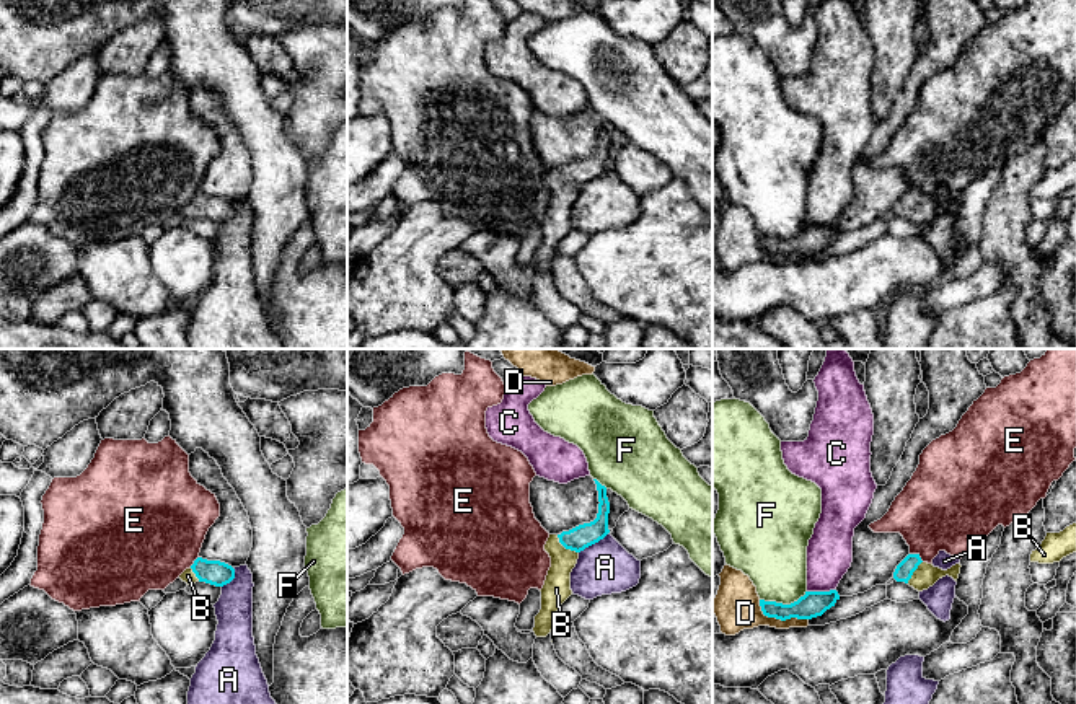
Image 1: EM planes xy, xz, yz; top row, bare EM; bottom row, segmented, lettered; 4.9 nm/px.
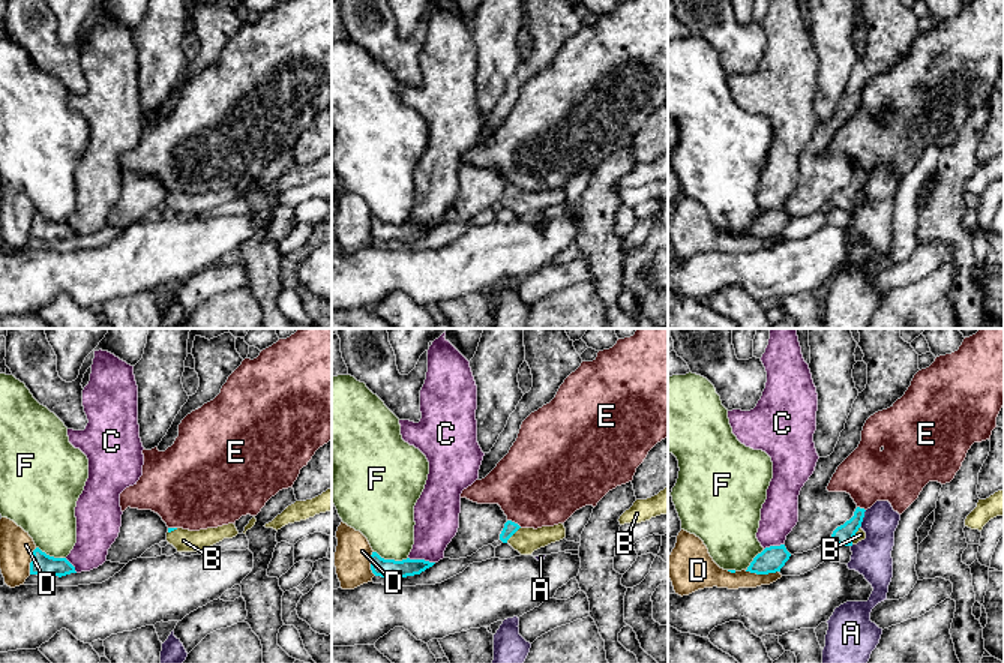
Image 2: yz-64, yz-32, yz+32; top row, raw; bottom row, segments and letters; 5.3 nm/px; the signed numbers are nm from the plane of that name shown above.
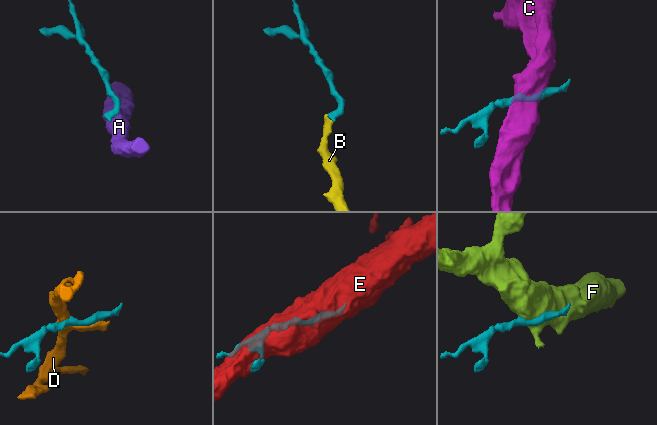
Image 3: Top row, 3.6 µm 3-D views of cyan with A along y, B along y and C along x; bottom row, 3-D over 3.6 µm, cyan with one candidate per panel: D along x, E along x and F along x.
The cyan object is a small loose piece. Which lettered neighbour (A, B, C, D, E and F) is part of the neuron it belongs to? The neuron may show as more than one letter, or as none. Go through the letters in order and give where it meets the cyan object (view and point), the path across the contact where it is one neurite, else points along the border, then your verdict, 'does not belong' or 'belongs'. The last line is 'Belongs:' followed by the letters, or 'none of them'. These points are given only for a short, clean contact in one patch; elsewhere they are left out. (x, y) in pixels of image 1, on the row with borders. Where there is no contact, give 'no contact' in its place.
A: contact xz (594, 543); border xz (608, 532), (579, 553); does not belong
B: contact xz (566, 548); way xz (586, 535), (566, 548), (556, 589); belongs
C: contact yz (820, 592); does not belong
D: contact yz (780, 618); does not belong
E: contact yz (917, 554); does not belong
F: contact yz (781, 603); does not belong
Belongs: B

